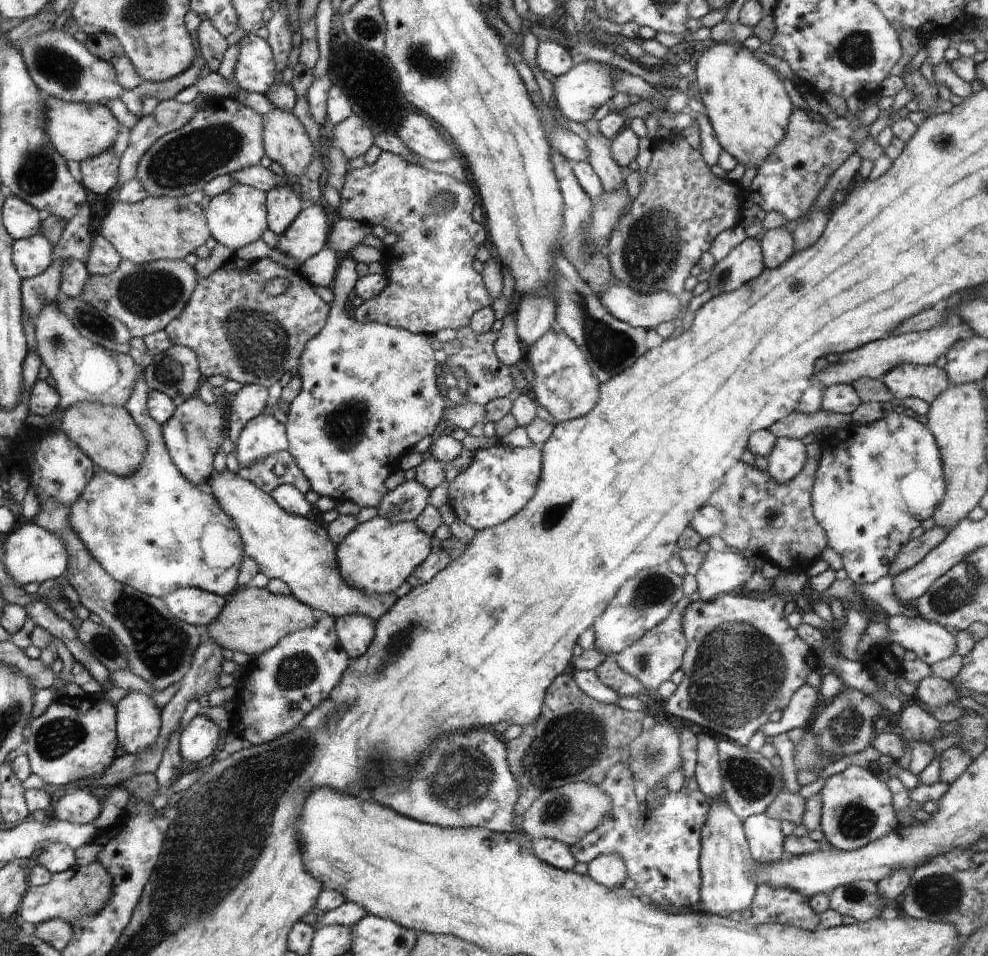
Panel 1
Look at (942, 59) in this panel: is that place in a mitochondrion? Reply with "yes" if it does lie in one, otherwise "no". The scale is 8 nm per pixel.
no

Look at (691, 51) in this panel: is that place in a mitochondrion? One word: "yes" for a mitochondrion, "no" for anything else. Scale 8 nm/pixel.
no

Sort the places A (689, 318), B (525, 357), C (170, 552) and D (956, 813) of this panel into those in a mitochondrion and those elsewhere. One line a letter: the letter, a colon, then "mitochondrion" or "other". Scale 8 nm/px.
A: other
B: other
C: mitochondrion
D: other

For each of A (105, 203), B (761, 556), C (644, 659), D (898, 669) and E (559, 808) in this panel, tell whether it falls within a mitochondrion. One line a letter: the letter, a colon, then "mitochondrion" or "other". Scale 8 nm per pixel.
A: other
B: other
C: mitochondrion
D: other
E: mitochondrion

